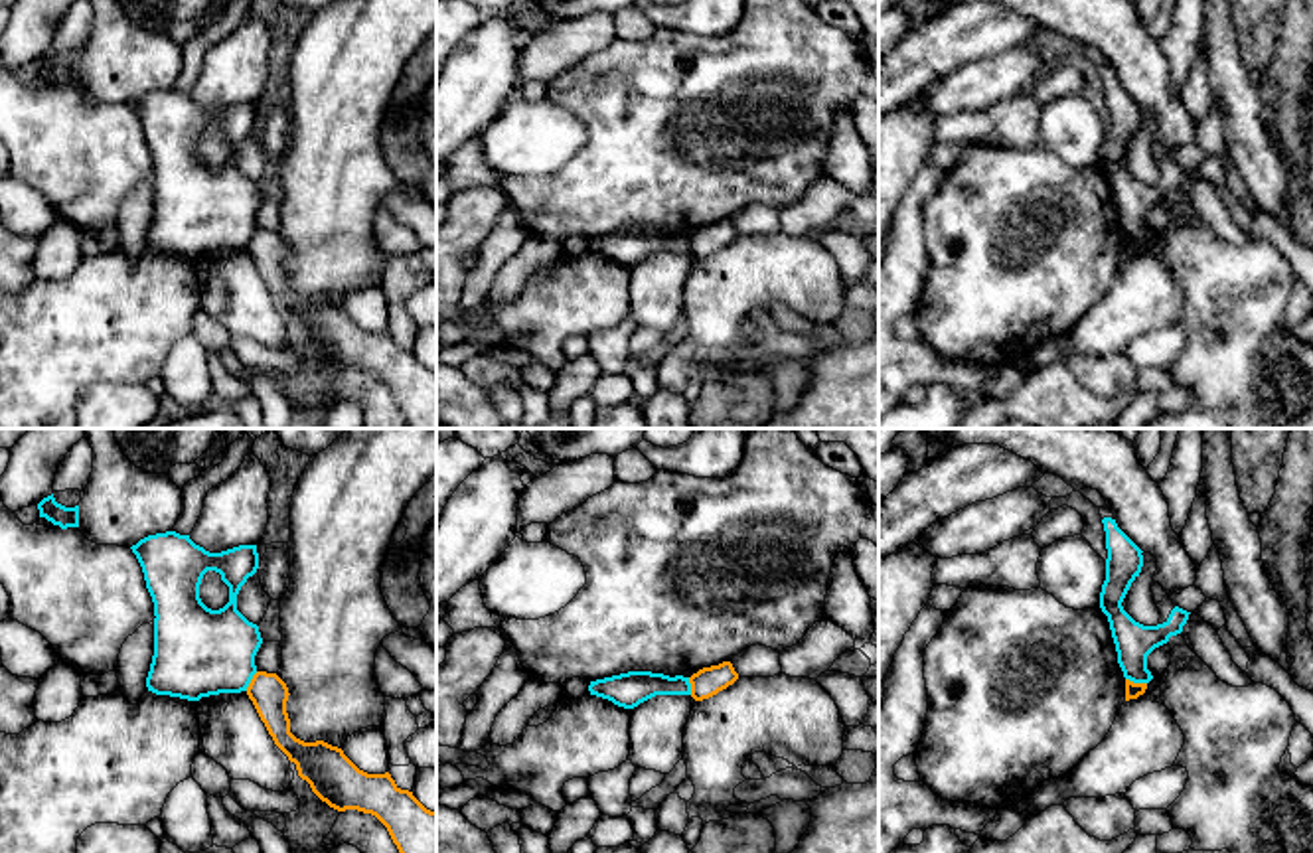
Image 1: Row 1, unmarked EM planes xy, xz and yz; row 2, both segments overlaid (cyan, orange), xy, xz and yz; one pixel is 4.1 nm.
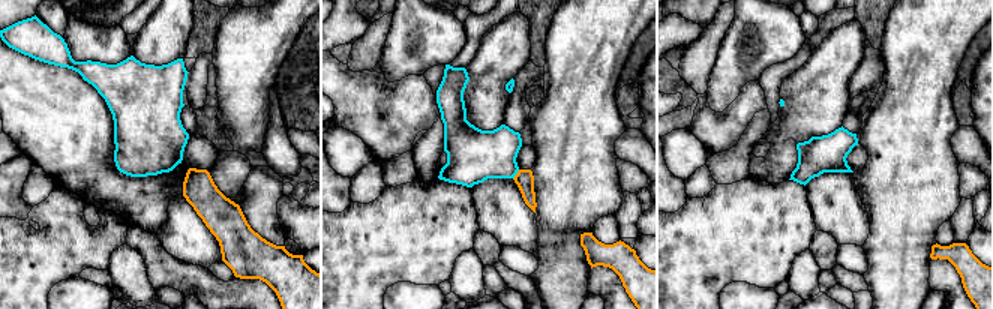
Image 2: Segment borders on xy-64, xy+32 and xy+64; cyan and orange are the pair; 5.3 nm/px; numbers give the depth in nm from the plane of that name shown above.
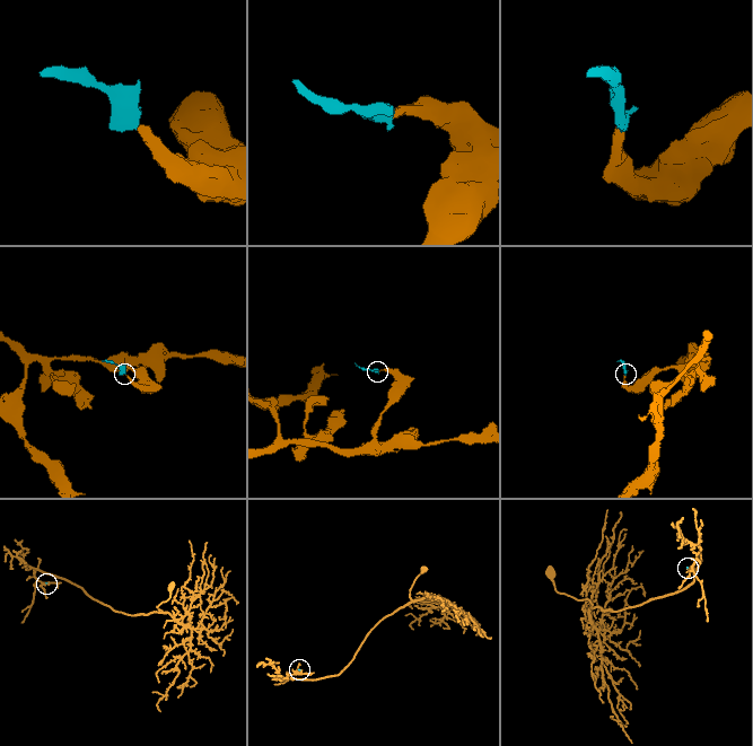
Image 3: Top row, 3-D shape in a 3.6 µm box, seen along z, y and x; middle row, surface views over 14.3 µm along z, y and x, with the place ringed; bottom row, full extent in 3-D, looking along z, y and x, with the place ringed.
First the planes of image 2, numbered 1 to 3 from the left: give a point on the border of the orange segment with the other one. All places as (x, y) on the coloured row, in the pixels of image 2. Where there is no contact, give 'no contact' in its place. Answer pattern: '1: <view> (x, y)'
1: no contact
2: xy+32 (516, 173)
3: no contact

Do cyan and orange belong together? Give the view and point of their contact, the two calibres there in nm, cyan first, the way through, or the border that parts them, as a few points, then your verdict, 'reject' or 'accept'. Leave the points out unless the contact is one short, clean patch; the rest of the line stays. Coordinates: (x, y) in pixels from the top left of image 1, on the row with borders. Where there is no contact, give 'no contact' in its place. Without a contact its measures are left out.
meets cyan in yz at (1136, 682); 160 nm thick on the cyan side, 60 nm on the other; border along yz (1126, 678), (1146, 684); reject

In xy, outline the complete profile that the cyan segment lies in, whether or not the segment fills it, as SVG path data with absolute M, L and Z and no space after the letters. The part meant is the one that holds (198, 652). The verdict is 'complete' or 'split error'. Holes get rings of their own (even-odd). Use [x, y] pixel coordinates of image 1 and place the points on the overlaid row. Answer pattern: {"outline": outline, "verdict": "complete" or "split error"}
{"outline": "M166 531L130 549L156 616L148 691L188 701L247 691L263 638L259 626L237 610L237 594L259 569L257 545L209 553L190 535ZM207 571L219 573L229 586L229 602L219 610L199 598Z", "verdict": "complete"}

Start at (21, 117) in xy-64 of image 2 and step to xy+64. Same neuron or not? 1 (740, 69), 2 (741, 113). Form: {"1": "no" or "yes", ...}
{"1": "no", "2": "yes"}

